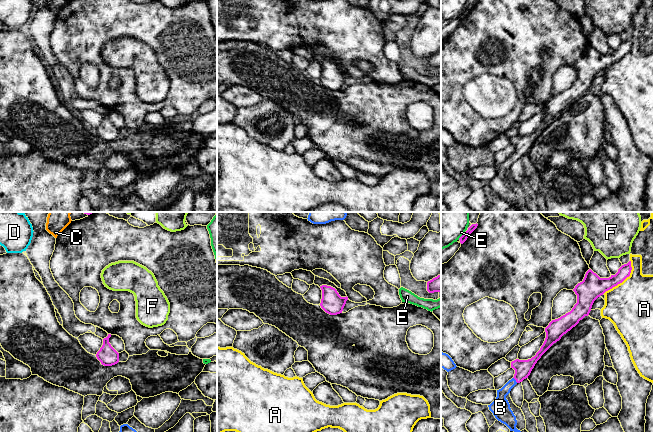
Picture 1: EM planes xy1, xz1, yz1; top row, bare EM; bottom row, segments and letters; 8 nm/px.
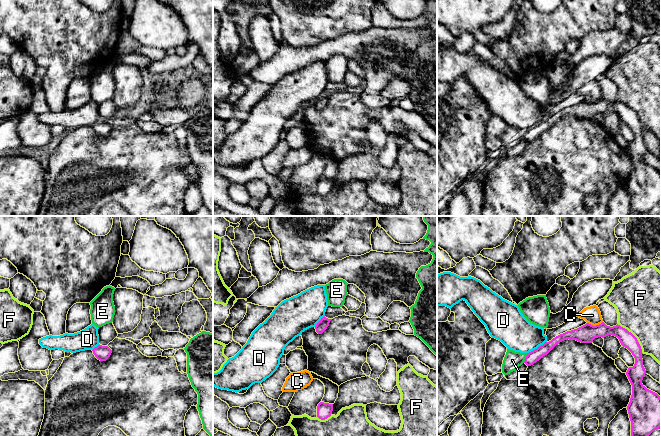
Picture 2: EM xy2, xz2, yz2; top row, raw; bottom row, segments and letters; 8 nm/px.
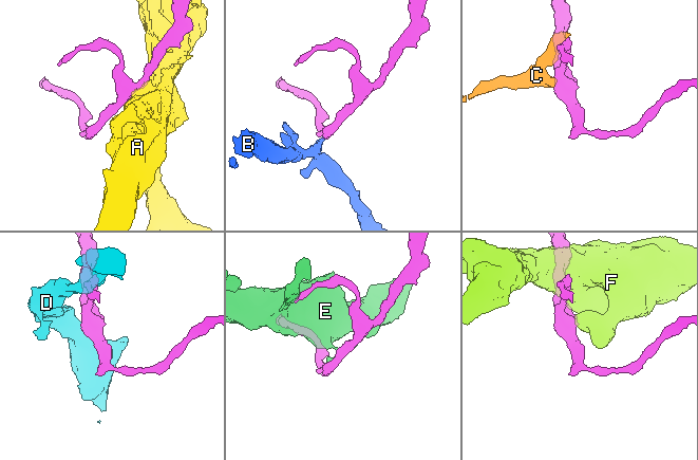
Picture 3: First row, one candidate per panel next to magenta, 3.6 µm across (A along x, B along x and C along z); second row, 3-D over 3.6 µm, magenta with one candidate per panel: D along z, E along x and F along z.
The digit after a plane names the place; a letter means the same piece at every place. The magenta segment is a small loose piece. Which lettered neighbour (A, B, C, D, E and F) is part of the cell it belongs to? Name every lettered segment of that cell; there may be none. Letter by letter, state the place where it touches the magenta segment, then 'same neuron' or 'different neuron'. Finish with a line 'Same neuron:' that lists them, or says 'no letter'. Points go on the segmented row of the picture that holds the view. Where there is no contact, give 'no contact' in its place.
A: meets magenta in yz1 at (623, 280); different neuron
B: meets magenta in yz1 at (515, 379); same neuron
C: meets magenta in yz2 at (594, 326); different neuron
D: meets magenta in yz2 at (537, 348); different neuron
E: meets magenta in yz2 at (525, 358); different neuron
F: meets magenta in yz2 at (634, 336); different neuron
Same neuron: B

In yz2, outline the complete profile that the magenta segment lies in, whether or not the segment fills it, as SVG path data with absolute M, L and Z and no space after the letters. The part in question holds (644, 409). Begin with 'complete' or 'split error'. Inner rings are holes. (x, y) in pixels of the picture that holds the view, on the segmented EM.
complete; M604 322L596 326L586 323L577 329L556 336L551 341L545 342L537 349L527 353L524 363L527 366L533 365L564 340L592 343L595 338L604 338L608 335L617 337L621 345L627 348L635 358L634 366L629 367L626 372L632 385L632 395L627 406L631 421L631 436L649 436L661 426L661 397L642 384L646 374L642 349L637 338L627 329L618 324L610 327Z

